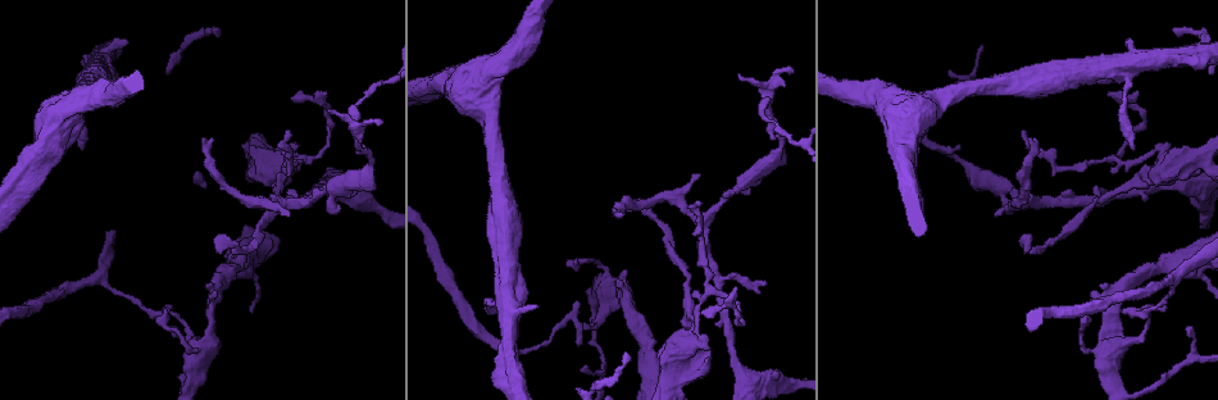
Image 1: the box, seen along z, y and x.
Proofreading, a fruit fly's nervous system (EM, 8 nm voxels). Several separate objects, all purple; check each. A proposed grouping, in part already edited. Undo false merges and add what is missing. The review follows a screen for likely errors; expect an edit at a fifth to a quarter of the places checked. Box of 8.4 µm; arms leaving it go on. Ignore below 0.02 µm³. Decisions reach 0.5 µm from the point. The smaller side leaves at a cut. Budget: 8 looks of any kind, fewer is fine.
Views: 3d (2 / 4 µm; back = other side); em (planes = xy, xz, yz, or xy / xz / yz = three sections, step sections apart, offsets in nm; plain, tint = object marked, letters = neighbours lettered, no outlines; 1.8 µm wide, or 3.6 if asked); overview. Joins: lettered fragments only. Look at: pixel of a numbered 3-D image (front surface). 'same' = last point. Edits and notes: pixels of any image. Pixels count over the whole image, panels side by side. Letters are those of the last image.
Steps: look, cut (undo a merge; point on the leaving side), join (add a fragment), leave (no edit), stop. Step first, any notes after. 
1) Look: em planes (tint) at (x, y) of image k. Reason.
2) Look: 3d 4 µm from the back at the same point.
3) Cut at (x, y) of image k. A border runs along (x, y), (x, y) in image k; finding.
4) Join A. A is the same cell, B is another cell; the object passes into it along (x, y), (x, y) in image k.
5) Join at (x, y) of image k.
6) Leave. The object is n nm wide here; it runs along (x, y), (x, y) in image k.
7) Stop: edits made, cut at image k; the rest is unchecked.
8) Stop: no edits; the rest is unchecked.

Look: 3d 4 µm at (163, 309) of image 1. Tapers out.

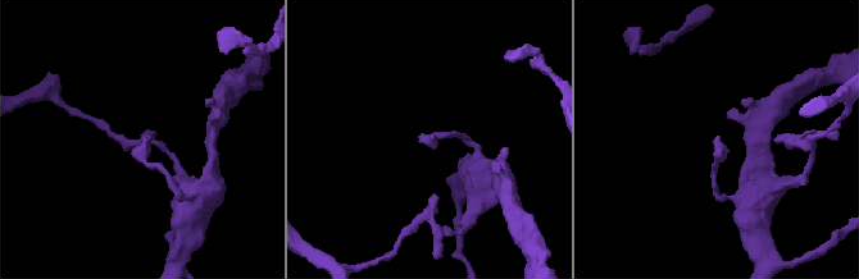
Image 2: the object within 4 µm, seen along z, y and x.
Look: em 3.6 µm planes (letters) at (719, 136) of image 2.

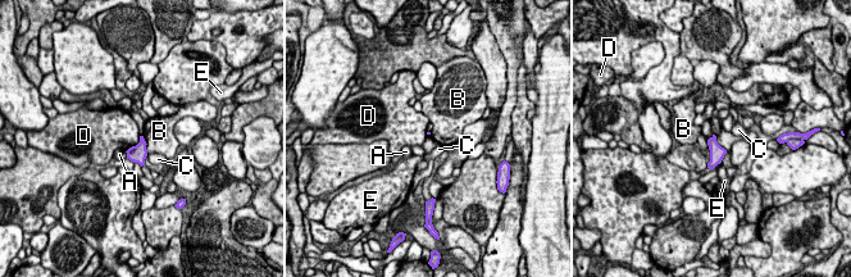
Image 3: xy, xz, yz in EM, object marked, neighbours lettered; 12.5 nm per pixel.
Leave. A, B, C, D and E are other cells; no lettered fragment goes on from it.

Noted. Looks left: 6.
Look: 3d 4 µm from the back at (1028, 138) of image 1. Tapers out.

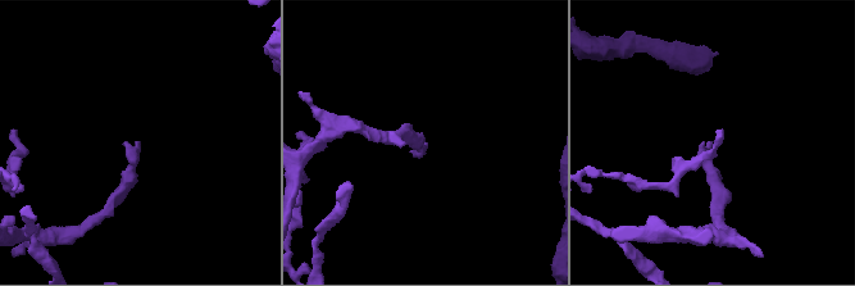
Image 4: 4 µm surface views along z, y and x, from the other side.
Look: em planes (letters) at (709, 145) of image 4. Now the EM.

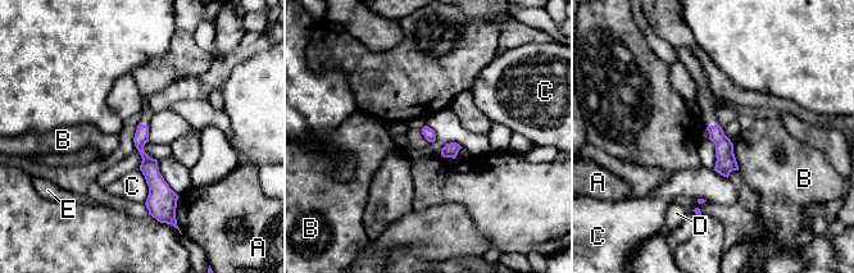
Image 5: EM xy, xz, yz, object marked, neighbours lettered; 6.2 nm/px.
Leave. A, B, C, D and E are other cells; it runs along (140, 128), (155, 209) in image 5; no lettered fragment goes on from it.

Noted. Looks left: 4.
Look: 3d 4 µm at (339, 212) of image 1. Free end.

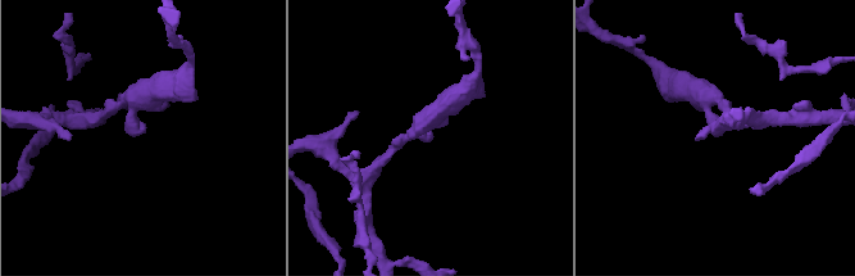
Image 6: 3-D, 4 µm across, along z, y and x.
Look: em planes (letters) at (715, 134) of image 6.

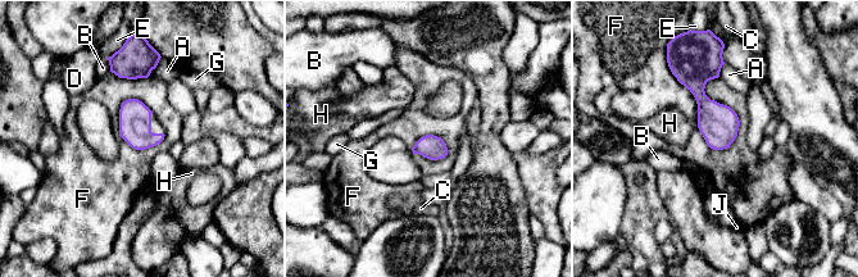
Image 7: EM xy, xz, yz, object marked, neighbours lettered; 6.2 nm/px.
Leave. A, B, C, D, E, F, G, H and J are other cells; a border runs along (668, 68), (704, 141), (729, 148) in image 7; none of them fits.

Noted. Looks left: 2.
Stop: no edits; the rest is unchecked.

